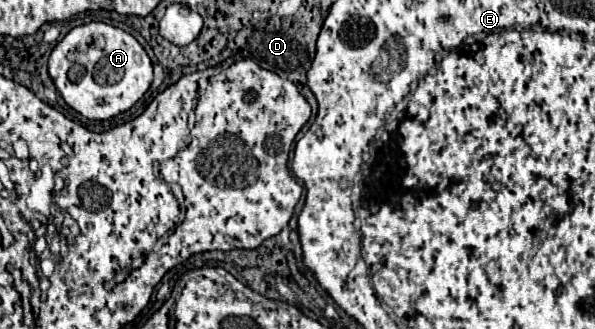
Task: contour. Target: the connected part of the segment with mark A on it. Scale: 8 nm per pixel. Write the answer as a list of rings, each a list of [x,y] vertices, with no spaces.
[[[104,22],[74,26],[52,50],[48,72],[64,102],[88,120],[108,120],[132,108],[152,82],[152,62],[140,42]]]

